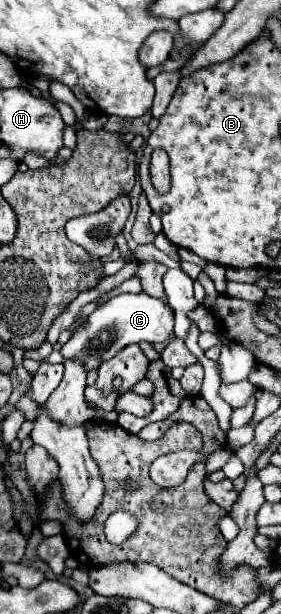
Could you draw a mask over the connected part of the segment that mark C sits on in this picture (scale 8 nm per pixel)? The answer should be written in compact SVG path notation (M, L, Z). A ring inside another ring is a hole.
M145 292L140 294L121 294L105 304L101 304L95 312L87 316L87 320L81 324L81 328L69 338L67 344L61 346L61 356L65 360L79 360L87 372L101 366L101 362L111 360L119 350L123 350L129 344L139 342L163 342L169 334L173 334L173 310L153 298L147 298ZM95 340L103 340L103 350L95 348Z

